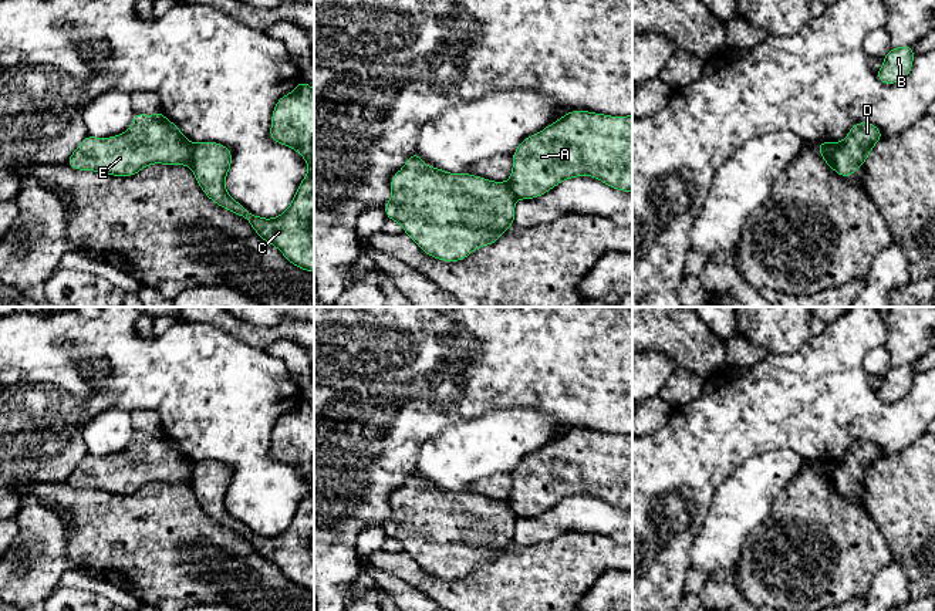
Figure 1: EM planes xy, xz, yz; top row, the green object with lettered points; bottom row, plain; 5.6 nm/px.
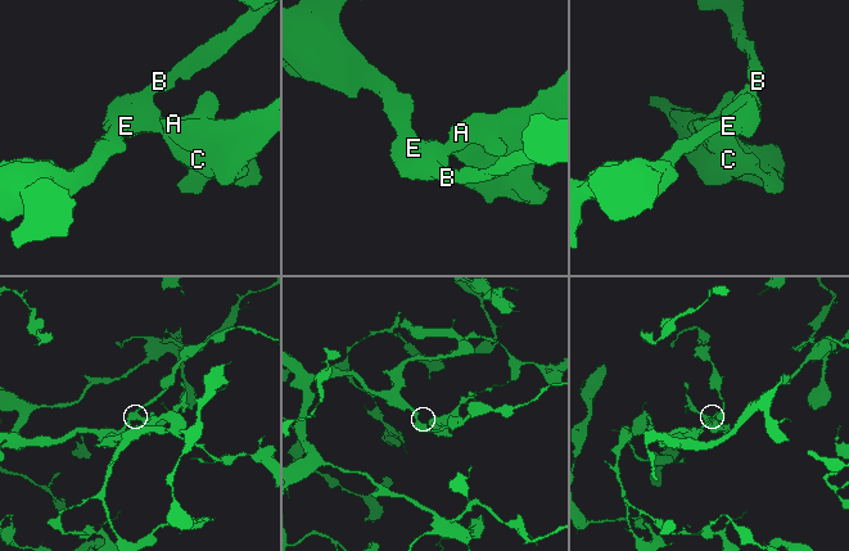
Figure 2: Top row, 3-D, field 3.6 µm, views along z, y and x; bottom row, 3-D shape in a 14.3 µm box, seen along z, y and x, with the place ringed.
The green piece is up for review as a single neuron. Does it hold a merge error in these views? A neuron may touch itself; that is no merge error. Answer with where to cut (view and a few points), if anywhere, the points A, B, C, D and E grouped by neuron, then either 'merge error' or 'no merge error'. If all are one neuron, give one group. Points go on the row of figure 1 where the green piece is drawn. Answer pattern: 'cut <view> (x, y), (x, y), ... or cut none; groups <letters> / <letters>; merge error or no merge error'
cut yz (830, 144), (837, 171); groups A C / B D E; merge error

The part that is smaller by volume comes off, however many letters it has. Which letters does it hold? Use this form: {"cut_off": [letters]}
{"cut_off": ["A", "C"]}

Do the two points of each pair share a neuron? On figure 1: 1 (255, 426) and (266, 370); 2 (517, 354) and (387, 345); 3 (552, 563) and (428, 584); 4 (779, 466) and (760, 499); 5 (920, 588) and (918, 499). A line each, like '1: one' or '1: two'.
1: one
2: one
3: one
4: one
5: one

